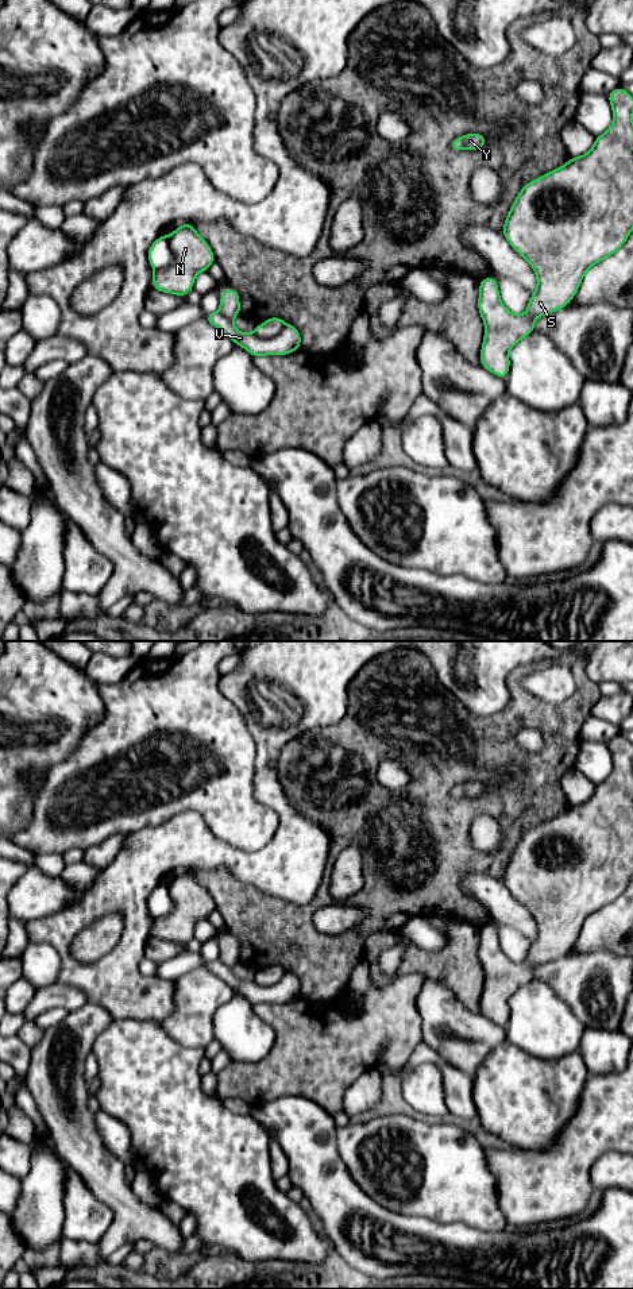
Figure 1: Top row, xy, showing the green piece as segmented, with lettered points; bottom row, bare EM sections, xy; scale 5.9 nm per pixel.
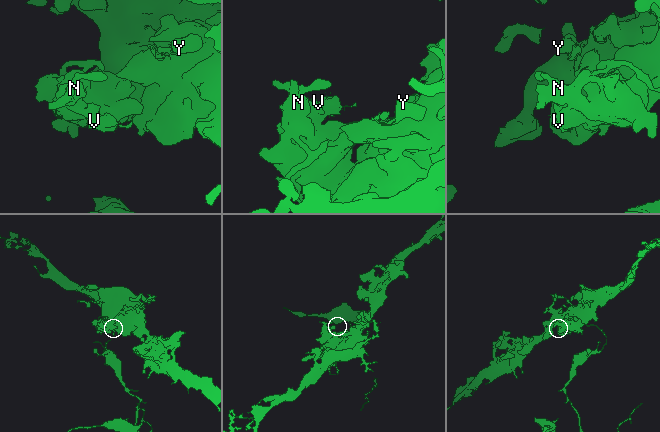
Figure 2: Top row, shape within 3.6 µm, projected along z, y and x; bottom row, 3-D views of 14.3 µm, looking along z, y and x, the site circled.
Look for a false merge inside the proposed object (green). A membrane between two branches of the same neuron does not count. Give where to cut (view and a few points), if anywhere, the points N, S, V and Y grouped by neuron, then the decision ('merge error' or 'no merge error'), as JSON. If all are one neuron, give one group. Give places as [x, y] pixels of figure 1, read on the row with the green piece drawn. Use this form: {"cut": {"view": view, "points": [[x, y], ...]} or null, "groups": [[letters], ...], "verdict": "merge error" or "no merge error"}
{"cut": {"view": "xy", "points": [[166, 236], [172, 261], [165, 267], [154, 270]]}, "groups": [["N", "S", "Y"], ["V"]], "verdict": "merge error"}

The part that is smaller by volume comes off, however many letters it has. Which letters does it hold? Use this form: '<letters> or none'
V

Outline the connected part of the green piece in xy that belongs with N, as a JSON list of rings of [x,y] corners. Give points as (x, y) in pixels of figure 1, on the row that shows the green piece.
[[[189,223],[167,238],[173,262],[166,269],[154,270],[153,289],[185,297],[193,289],[197,274],[208,271],[215,262],[215,254]]]

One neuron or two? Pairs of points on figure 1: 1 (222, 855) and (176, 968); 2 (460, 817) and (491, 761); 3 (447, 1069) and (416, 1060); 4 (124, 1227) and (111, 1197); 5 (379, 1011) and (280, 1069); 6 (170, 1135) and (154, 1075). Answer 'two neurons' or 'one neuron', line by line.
1: two neurons
2: one neuron
3: one neuron
4: one neuron
5: one neuron
6: one neuron

